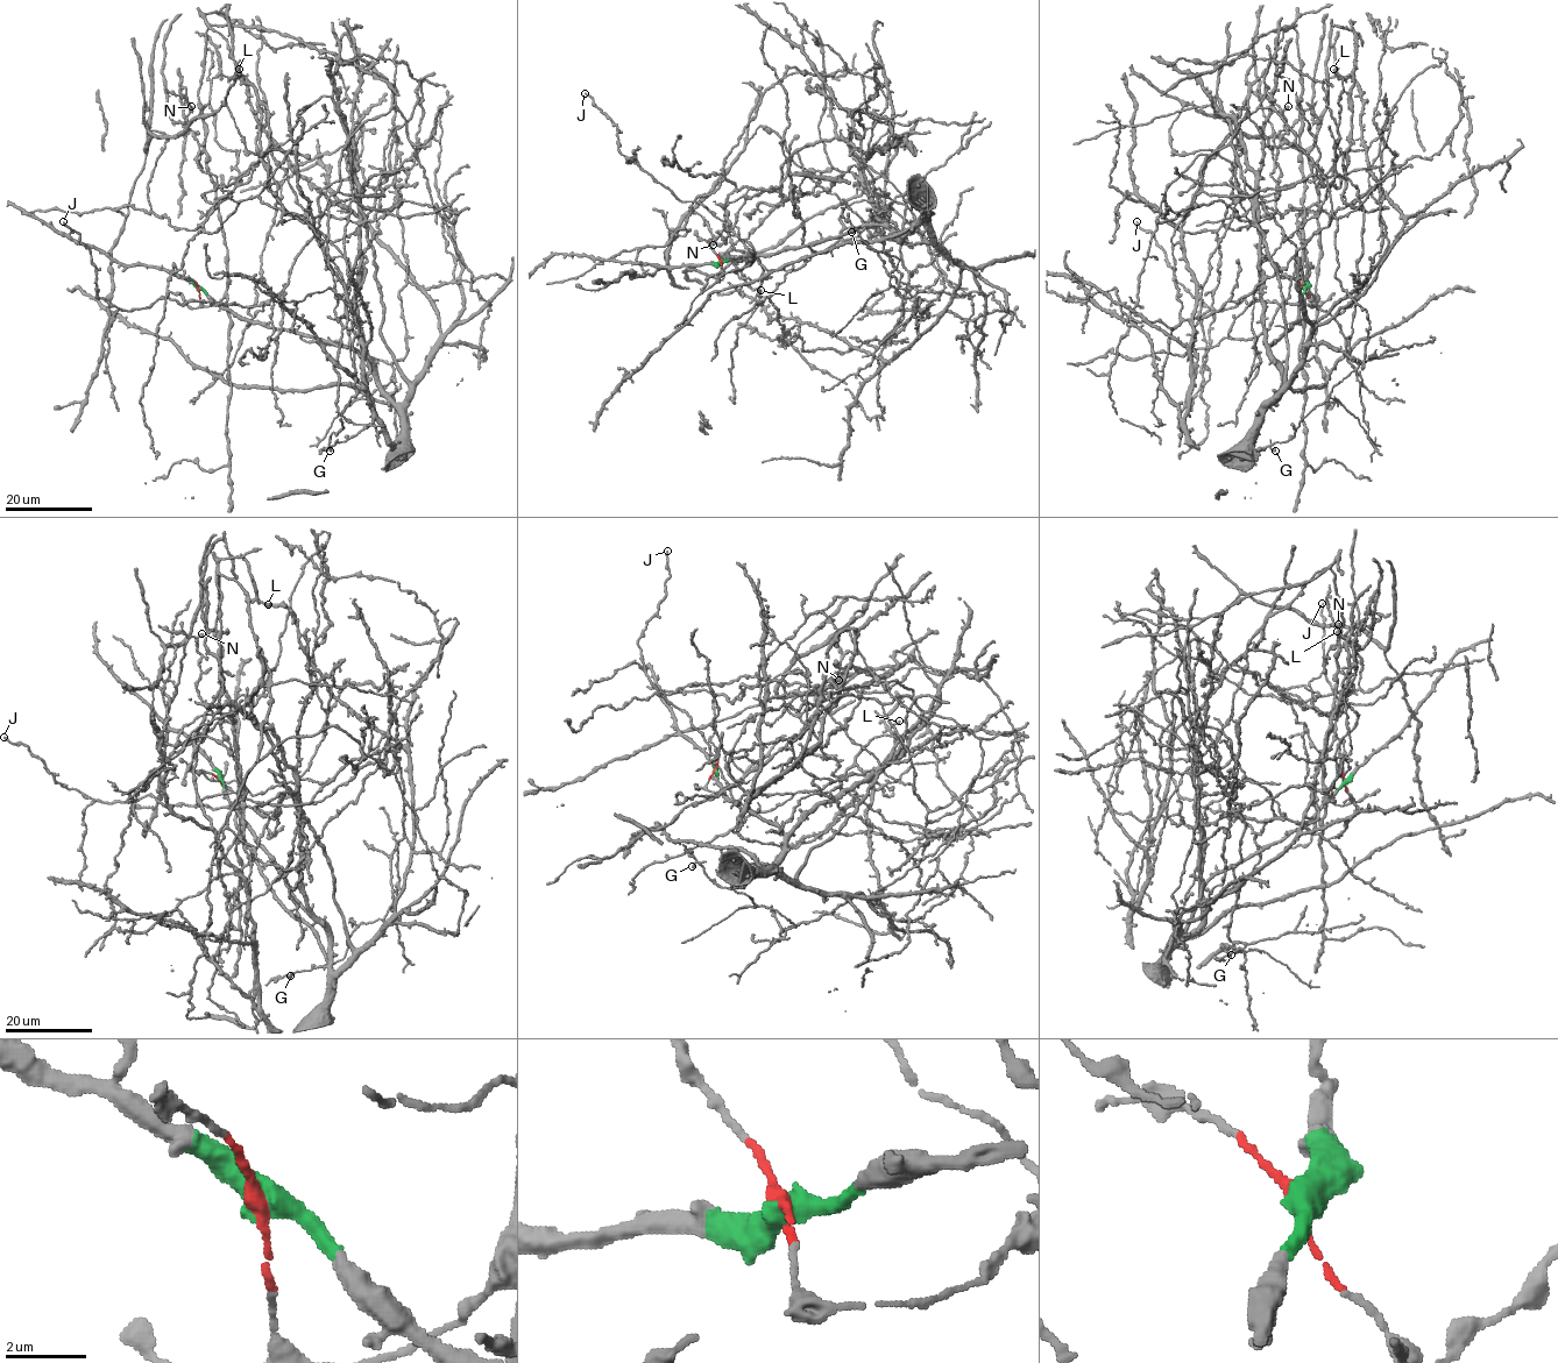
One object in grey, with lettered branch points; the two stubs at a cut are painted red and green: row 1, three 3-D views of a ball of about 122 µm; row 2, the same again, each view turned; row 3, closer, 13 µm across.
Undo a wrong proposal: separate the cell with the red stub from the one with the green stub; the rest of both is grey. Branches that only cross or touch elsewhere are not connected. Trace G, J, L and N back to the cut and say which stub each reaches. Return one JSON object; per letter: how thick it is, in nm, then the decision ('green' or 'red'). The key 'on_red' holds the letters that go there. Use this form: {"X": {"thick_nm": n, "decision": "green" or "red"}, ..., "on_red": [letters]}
{"G": {"thick_nm": 320, "decision": "green"}, "J": {"thick_nm": 240, "decision": "green"}, "L": {"thick_nm": 420, "decision": "green"}, "N": {"thick_nm": 400, "decision": "green"}, "on_red": []}

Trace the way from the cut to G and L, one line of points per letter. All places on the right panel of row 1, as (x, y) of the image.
G: (1304, 289), (1268, 348), (1282, 384), (1266, 403), (1359, 282), (1358, 367), (1275, 451)
L: (1304, 289), (1268, 348), (1282, 384), (1266, 403), (1404, 224), (1368, 165), (1361, 90), (1333, 69)

